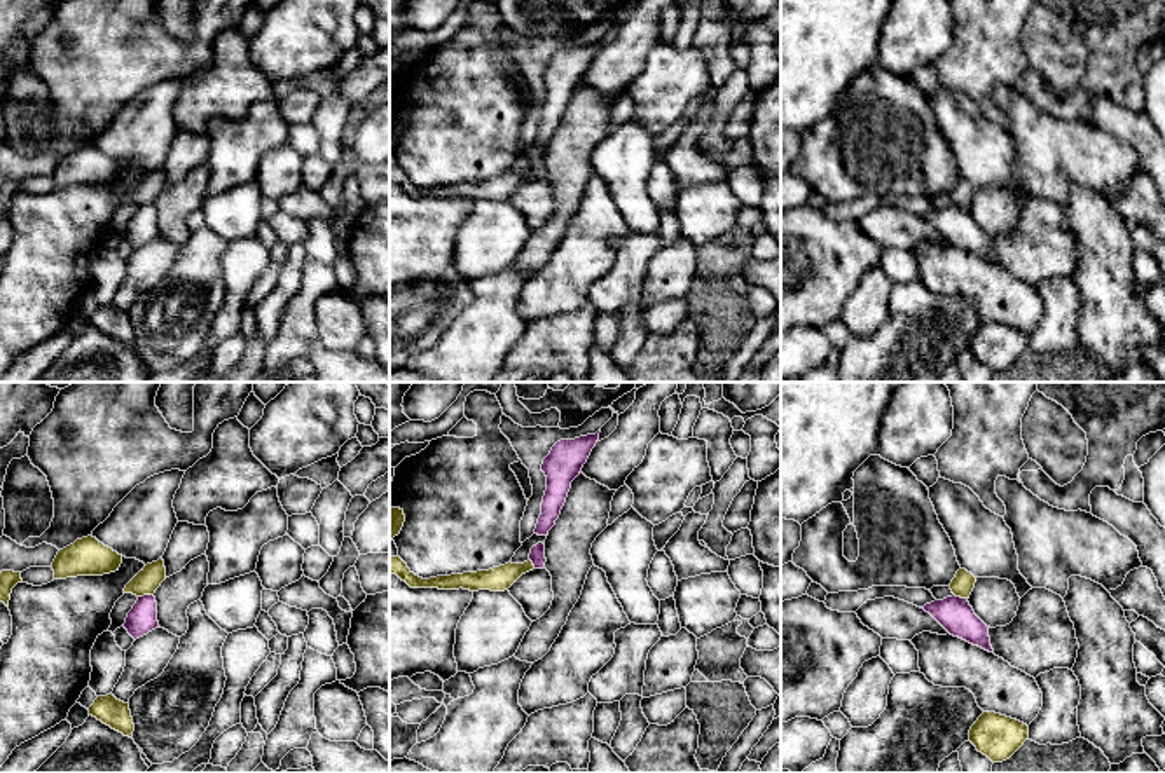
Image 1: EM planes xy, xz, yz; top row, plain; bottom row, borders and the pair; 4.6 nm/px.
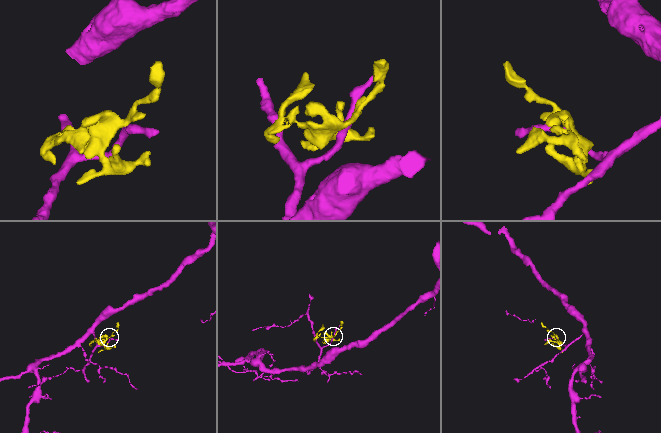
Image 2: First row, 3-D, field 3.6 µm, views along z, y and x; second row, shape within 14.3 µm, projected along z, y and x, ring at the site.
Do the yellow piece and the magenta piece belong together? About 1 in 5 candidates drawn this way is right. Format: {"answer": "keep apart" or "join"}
{"answer": "keep apart"}

